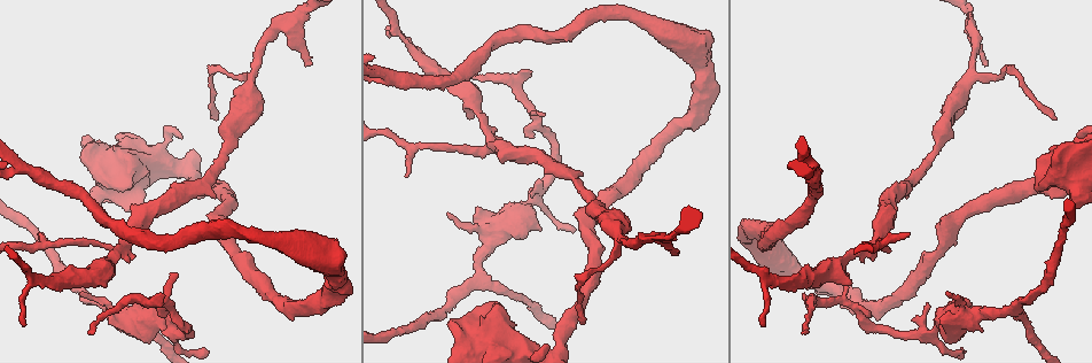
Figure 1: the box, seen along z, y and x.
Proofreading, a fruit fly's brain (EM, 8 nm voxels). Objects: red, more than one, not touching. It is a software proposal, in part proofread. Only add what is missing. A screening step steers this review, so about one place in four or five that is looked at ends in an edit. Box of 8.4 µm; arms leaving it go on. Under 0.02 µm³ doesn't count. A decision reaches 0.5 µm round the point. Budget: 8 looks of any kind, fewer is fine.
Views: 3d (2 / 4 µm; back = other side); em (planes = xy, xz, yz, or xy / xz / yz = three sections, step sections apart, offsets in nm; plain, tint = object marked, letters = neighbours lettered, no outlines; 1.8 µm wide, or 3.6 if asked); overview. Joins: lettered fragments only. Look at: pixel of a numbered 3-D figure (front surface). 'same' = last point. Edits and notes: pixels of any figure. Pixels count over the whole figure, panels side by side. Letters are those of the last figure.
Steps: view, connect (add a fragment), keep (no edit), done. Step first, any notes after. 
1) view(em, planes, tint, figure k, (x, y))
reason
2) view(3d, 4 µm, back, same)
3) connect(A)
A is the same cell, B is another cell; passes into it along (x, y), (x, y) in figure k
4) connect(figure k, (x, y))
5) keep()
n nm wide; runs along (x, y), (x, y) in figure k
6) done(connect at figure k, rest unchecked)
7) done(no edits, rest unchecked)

view(em, xy, step 4, tint, figure 1, (90, 331))

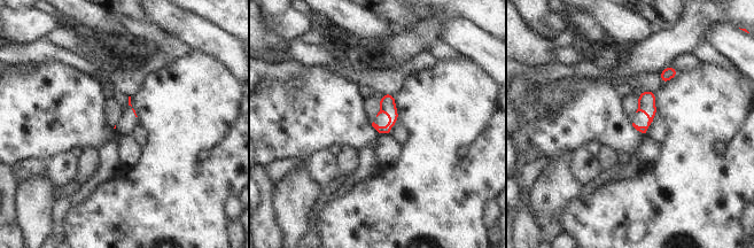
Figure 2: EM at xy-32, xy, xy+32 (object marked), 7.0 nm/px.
view(em, xy, step 4, letters, same)

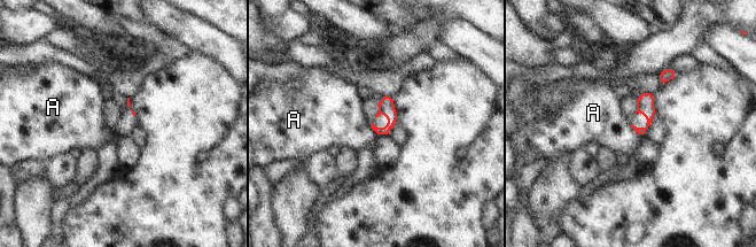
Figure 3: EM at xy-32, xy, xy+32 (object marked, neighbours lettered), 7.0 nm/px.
keep()
A is another cell; none of them fits

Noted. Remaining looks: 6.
view(3d, 2 µm, back, figure 1, (160, 293))
tapers out

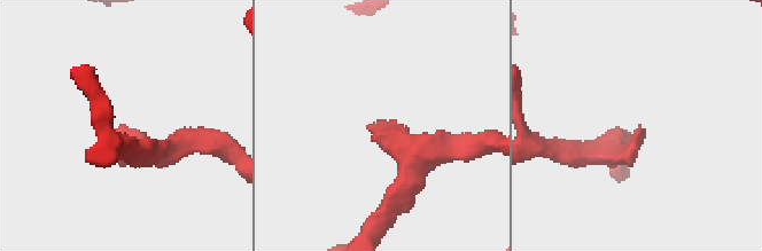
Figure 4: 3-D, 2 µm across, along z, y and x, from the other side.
view(em, 3.6 µm, xy, step 16, letters, figure 4, (121, 126))

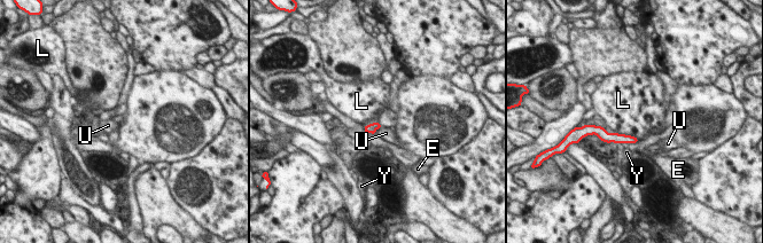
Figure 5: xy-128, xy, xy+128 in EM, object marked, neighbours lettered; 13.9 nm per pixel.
view(em, 3.6 µm, planes, letters, same)
cut it another way

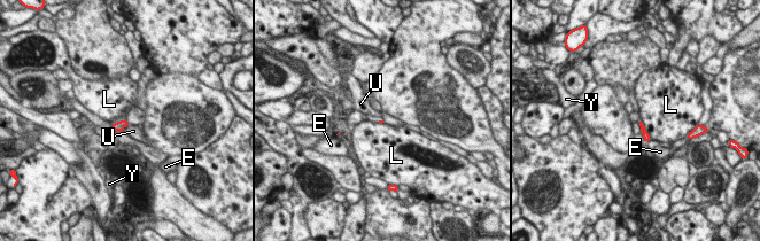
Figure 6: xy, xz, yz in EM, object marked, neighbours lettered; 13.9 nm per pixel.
keep()
E, L, U and Y are other cells; border along (641, 119), (651, 138) in figure 6; none of them fits

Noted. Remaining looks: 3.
view(em, planes, plain, figure 1, (216, 118))
free end

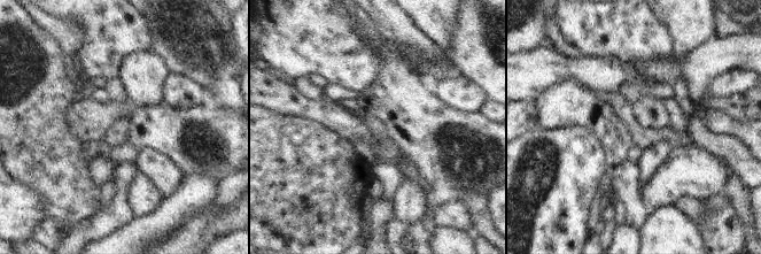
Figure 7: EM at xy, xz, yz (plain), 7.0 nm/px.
view(em, planes, tint, same)
with the object marked

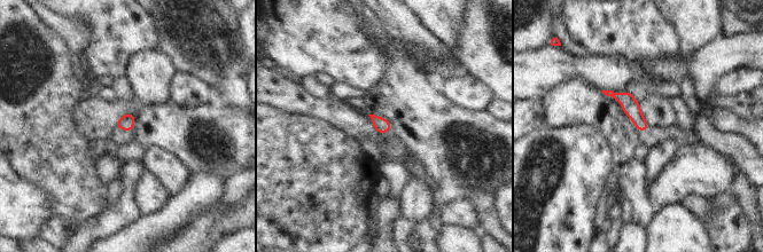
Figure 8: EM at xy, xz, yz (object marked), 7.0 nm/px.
view(em, planes, letters, same)
what lies round it

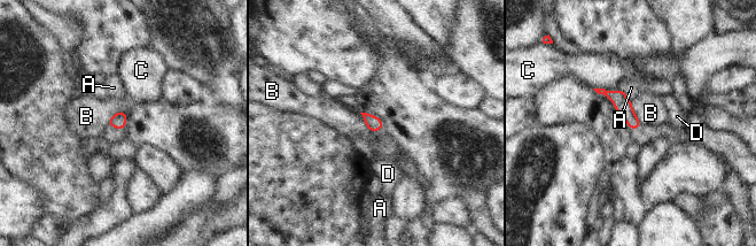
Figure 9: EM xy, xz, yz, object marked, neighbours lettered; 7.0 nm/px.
keep()
C touches over 180 nm; A, B, C and D are other cells; runs along (601, 91), (610, 94), (637, 123) in figure 9; no lettered fragment goes on from it

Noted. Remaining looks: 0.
done(no edits, rest unchecked)

